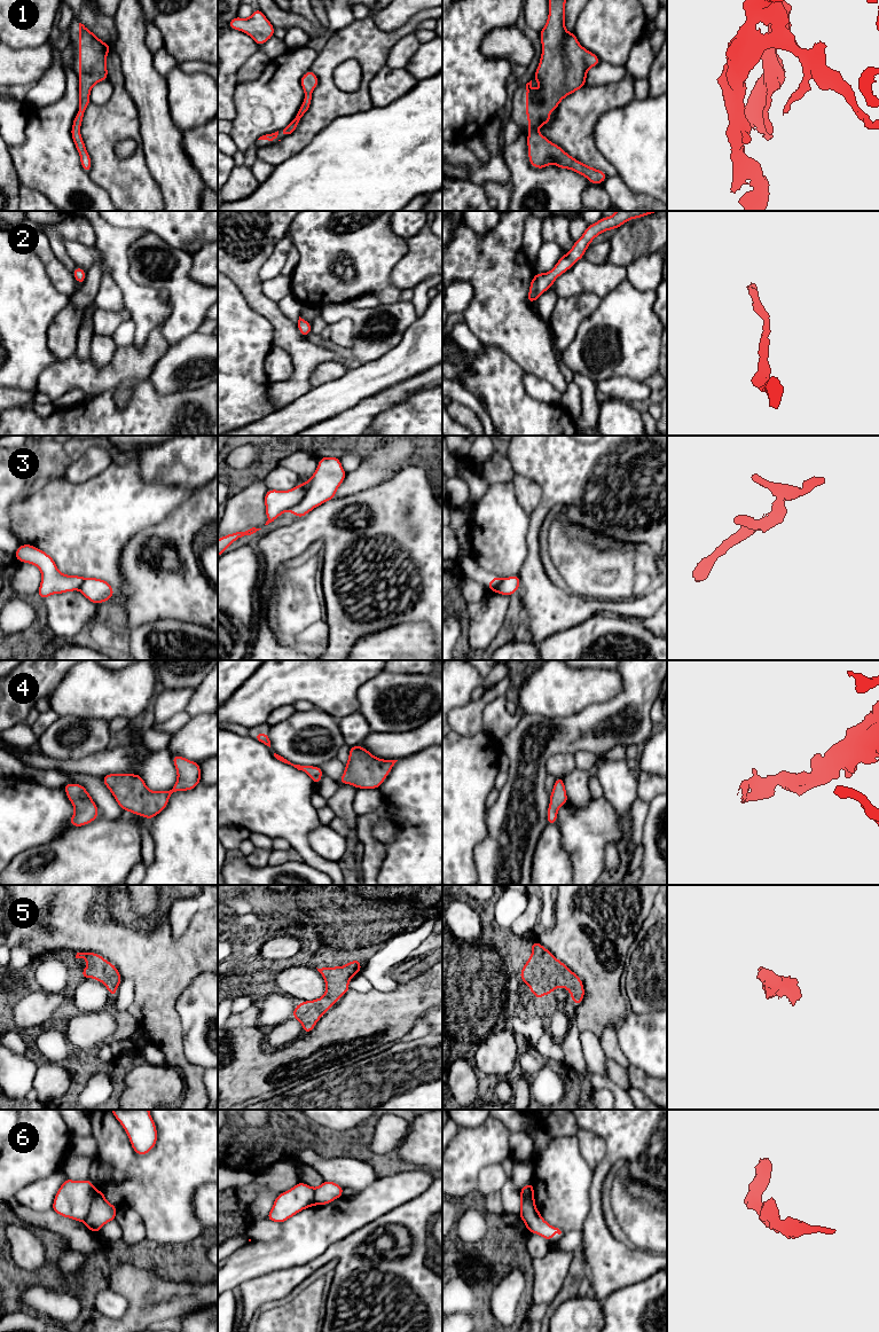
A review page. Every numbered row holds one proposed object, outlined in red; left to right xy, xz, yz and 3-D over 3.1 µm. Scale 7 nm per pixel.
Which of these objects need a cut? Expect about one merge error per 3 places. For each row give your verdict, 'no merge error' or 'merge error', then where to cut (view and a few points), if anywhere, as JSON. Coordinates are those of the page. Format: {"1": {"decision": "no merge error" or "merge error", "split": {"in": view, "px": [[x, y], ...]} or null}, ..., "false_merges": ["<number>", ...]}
{"1": {"decision": "no merge error", "split": null}, "2": {"decision": "no merge error", "split": null}, "3": {"decision": "merge error", "split": {"in": "xz", "px": [[312, 480], [306, 495], [297, 504], [288, 509]]}}, "4": {"decision": "no merge error", "split": null}, "5": {"decision": "no merge error", "split": null}, "6": {"decision": "merge error", "split": {"in": "xy", "px": [[95, 1190], [92, 1197], [91, 1209], [83, 1221]]}}, "false_merges": ["3", "6"]}

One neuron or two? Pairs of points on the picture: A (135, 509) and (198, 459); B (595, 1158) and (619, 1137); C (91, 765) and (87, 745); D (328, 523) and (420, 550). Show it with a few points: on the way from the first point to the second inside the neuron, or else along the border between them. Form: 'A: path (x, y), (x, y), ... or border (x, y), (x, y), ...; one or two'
A: border (142, 477), (148, 482), (171, 483), (195, 488); two
B: border (587, 1129), (595, 1133), (604, 1142), (606, 1152); two
C: border (108, 746), (92, 754), (63, 761); two
D: path (346, 500), (368, 500), (394, 525); one

